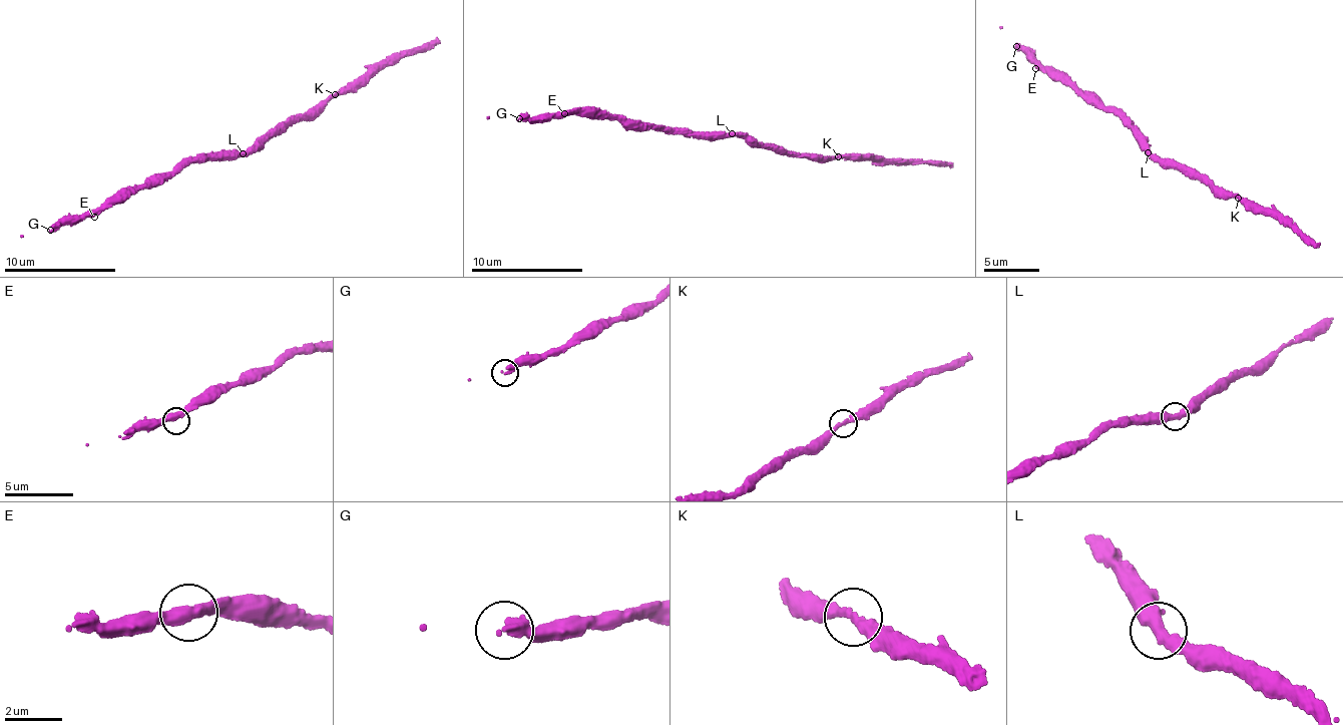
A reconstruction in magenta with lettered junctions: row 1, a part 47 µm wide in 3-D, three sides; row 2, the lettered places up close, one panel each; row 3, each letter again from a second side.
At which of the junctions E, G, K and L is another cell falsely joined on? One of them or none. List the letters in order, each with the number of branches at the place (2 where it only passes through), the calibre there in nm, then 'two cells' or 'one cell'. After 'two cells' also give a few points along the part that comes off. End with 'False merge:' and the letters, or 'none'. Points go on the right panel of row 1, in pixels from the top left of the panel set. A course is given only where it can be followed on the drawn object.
E: 2 branches meet; 400 nm thick; one cell
G: 1 branches meet; 360 nm thick; one cell
K: 2 branches meet; 280 nm thick; one cell
L: 2 branches meet; 380 nm thick; one cell
False merge: none

